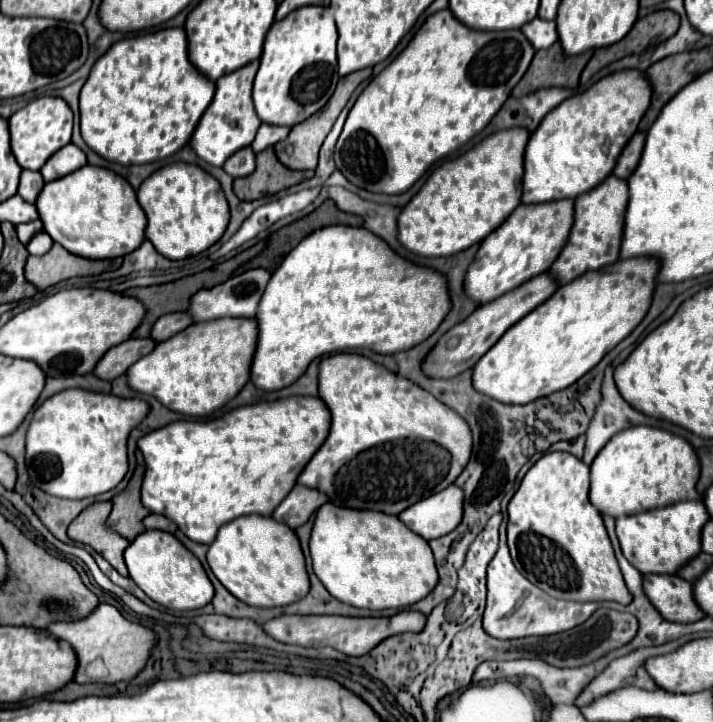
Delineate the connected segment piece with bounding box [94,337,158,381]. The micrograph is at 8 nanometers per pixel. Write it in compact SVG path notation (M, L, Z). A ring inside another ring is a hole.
M152 337L146 339L128 339L116 347L112 347L96 365L94 375L98 375L100 379L112 381L120 375L126 373L126 369L130 369L140 357L144 357L148 351L152 351L158 343L152 341Z

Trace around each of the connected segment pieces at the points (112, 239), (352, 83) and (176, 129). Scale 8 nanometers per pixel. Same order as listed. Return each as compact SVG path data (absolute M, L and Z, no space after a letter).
M84 165L80 171L74 171L66 177L60 177L56 181L50 181L44 185L40 197L36 199L36 209L40 213L40 221L44 223L44 231L60 243L64 249L70 253L76 253L86 259L114 259L132 253L134 249L140 247L144 241L144 229L146 229L146 213L136 201L136 191L132 185L116 175L110 169L104 167L94 167L94 165Z
M360 69L358 73L350 73L348 77L342 77L342 79L338 81L338 85L336 85L334 95L330 97L328 105L324 105L324 109L320 109L320 113L314 113L312 117L308 117L308 121L302 121L302 123L294 125L292 131L290 131L290 135L288 135L284 141L280 141L280 143L274 145L274 149L276 149L276 157L280 159L280 163L286 165L288 169L294 169L294 171L316 169L316 165L318 165L318 151L320 151L320 147L322 147L326 135L330 133L334 121L338 119L340 111L344 109L344 105L348 103L352 91L360 85L360 81L370 79L370 77L372 77L372 69Z
M170 27L138 35L132 39L122 39L114 43L92 67L82 91L80 91L80 129L82 139L90 149L108 161L122 165L152 163L156 159L166 159L178 149L182 149L202 113L214 97L214 83L208 81L190 61L188 43L182 27Z

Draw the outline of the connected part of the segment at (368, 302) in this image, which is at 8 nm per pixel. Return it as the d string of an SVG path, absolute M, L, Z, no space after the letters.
M322 227L302 239L286 255L262 295L256 315L260 337L250 381L260 389L276 391L292 385L304 375L308 365L322 355L356 351L362 347L376 353L394 355L418 345L420 341L426 341L438 329L440 321L444 321L450 309L452 301L448 295L448 281L440 271L402 259L386 241L364 227Z

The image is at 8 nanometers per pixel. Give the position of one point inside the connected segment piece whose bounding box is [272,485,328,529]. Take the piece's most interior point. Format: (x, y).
(295, 510)

